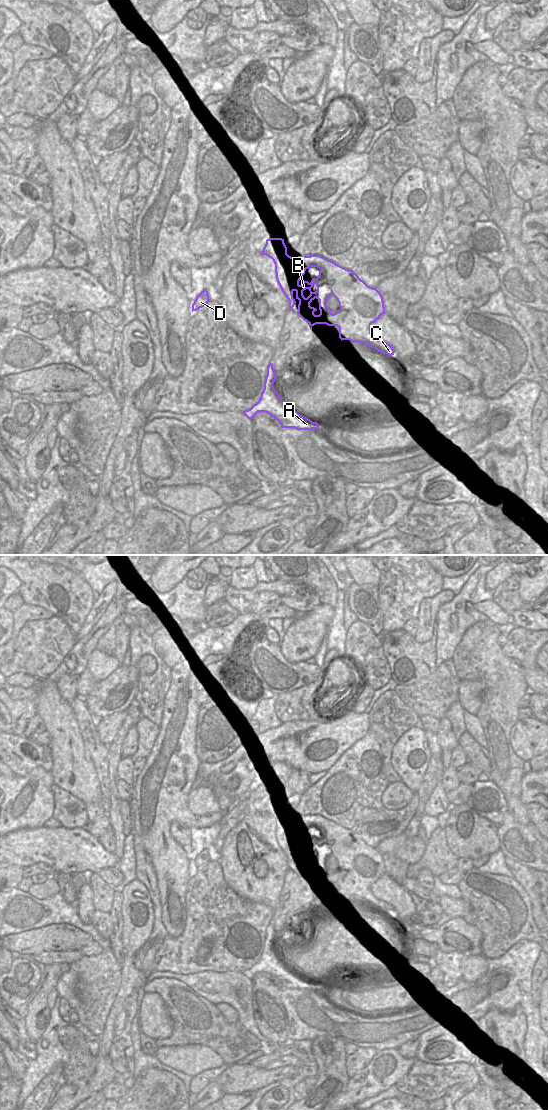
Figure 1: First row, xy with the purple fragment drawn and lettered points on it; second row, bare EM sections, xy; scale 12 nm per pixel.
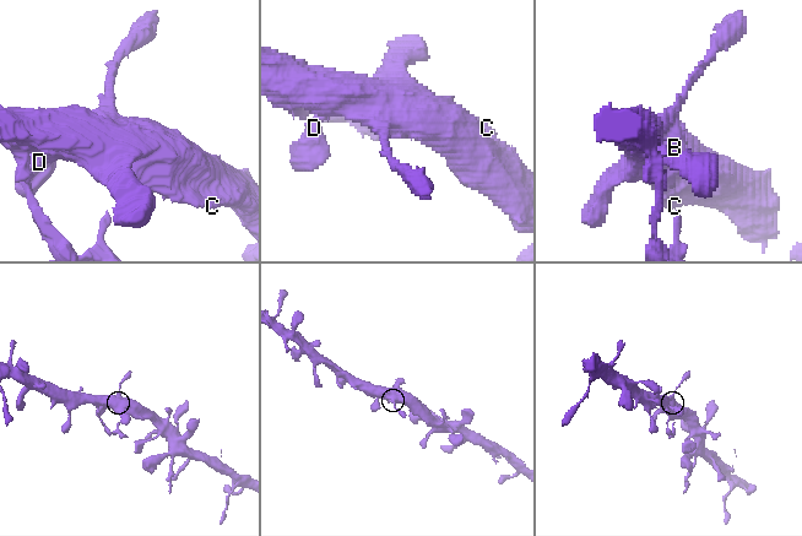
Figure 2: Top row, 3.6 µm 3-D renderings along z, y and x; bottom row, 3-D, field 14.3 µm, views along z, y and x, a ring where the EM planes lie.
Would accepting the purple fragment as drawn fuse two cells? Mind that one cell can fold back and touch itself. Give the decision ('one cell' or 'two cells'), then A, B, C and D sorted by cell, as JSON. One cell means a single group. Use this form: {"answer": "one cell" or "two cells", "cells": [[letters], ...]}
{"answer": "one cell", "cells": [["A", "B", "C", "D"]]}

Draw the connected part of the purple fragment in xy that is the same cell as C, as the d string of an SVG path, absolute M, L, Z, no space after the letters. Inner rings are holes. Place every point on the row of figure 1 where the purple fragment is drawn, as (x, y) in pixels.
M282 238L267 239L261 254L273 260L277 282L289 301L290 309L294 307L295 300L298 299L297 314L311 326L311 330L316 324L337 326L341 341L350 340L351 342L365 343L378 352L389 356L394 355L395 351L390 344L376 339L371 333L371 324L379 319L381 315L385 314L383 297L376 288L368 286L361 280L353 270L348 270L320 255L298 256L293 258L287 254L287 247ZM311 267L320 269L318 277L312 279L310 283L303 281L300 285L300 279L305 274L305 271ZM330 295L333 295L337 299L340 307L334 314L331 313L332 309L327 306L327 298ZM315 298L319 300L319 315L315 315L314 312L317 309L310 306L310 303Z

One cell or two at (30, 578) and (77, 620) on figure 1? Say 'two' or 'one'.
one

